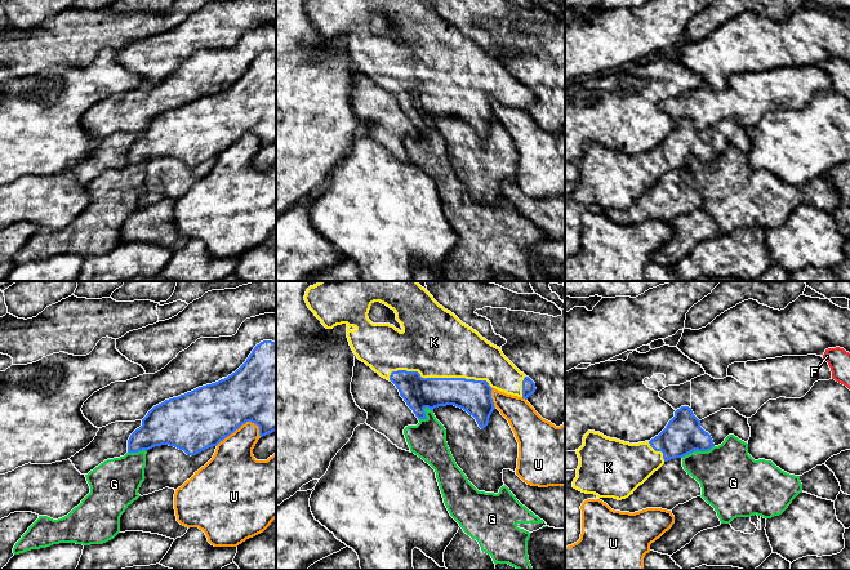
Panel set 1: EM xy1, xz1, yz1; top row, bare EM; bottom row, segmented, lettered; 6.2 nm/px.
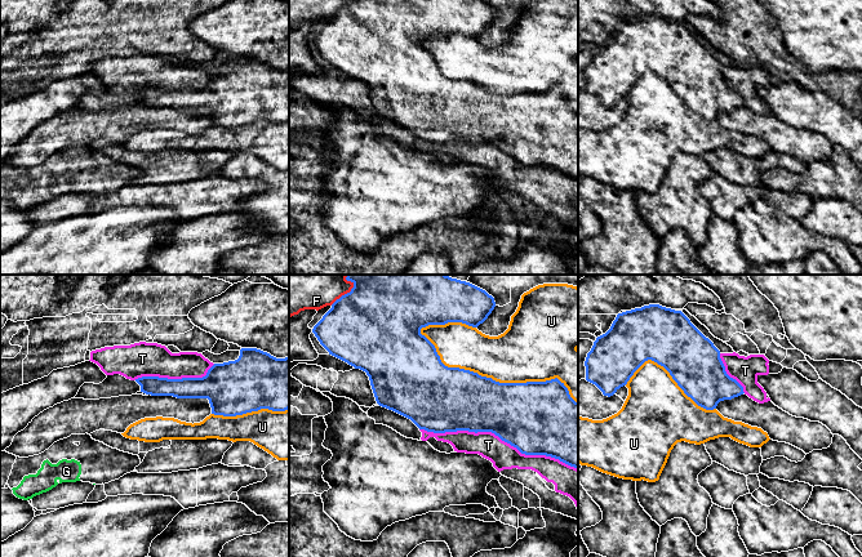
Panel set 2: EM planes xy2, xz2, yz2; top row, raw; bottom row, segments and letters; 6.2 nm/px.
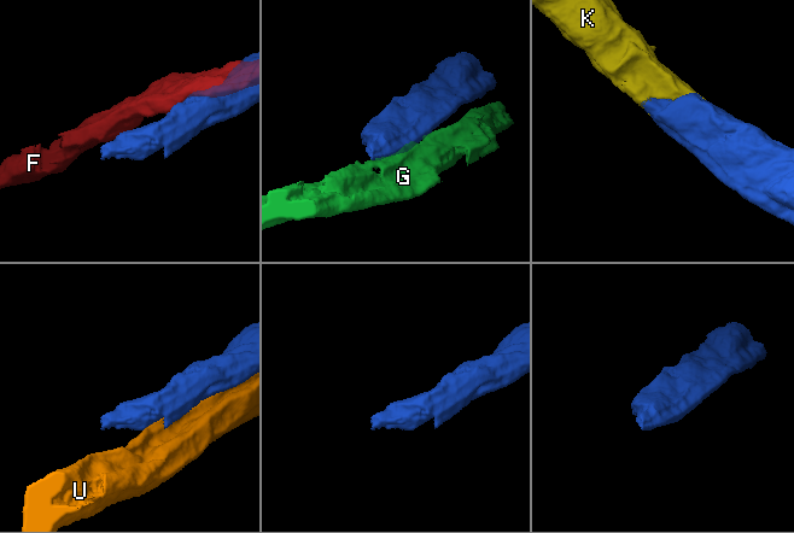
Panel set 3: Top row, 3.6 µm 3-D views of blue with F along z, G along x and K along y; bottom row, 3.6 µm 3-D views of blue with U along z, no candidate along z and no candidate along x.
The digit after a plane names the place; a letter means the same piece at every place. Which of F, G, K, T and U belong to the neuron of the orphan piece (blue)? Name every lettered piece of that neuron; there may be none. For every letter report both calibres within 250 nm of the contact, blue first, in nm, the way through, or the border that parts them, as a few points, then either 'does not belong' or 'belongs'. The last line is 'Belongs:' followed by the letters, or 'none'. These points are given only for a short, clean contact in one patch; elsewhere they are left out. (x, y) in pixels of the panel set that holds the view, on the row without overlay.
F: calibres 500 and 130 nm; does not belong
G: calibres 240 and 360 nm; does not belong
K: calibres 200 and 420 nm; belongs
T: calibres 440 and 160 nm; does not belong
U: calibres 380 and 360 nm; does not belong
Belongs: K

